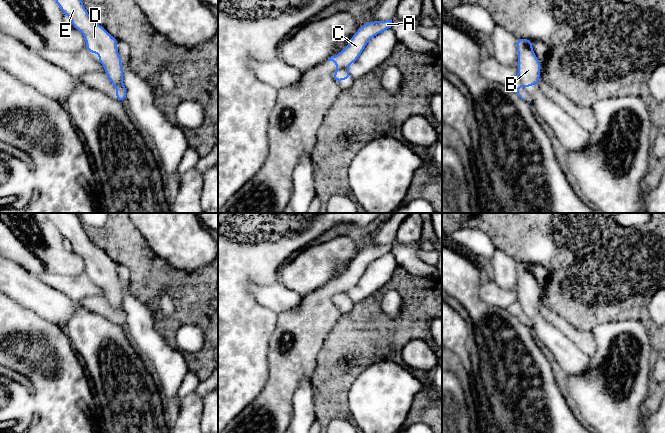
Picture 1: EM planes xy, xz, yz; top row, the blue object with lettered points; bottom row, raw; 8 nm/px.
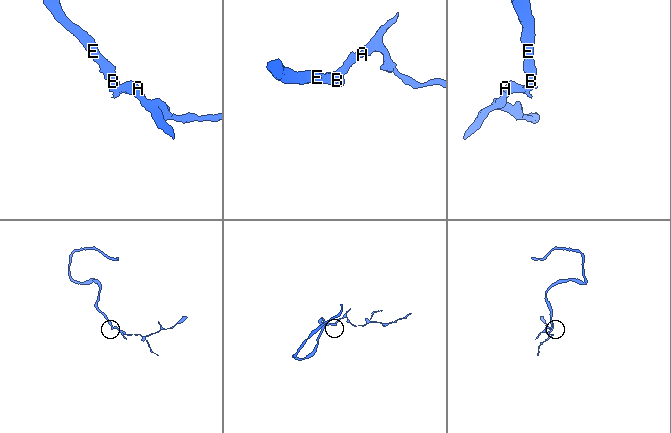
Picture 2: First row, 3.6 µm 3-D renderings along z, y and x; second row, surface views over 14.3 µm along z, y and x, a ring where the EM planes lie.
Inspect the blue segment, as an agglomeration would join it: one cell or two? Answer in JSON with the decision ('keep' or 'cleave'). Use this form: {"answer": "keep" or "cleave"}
{"answer": "cleave"}

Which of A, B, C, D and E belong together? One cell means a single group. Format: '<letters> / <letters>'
A C / B D E

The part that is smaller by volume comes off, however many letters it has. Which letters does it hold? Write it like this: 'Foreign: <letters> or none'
Foreign: A, C

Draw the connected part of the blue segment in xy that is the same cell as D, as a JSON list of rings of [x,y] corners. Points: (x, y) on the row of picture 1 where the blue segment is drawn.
[[[55,0],[58,6],[61,8],[62,12],[65,16],[68,16],[74,28],[79,30],[85,38],[86,41],[86,49],[89,53],[98,53],[100,57],[97,59],[104,68],[105,74],[111,81],[111,83],[115,85],[123,84],[123,68],[121,57],[118,53],[117,45],[118,40],[110,35],[100,24],[94,21],[87,10],[85,9],[82,1],[83,0]]]

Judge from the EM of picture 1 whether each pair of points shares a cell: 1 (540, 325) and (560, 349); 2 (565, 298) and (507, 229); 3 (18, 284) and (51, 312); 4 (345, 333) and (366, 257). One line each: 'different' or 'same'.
1: same
2: same
3: same
4: different

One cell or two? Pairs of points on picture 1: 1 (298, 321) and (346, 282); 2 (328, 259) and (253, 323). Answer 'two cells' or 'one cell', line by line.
1: one cell
2: two cells

